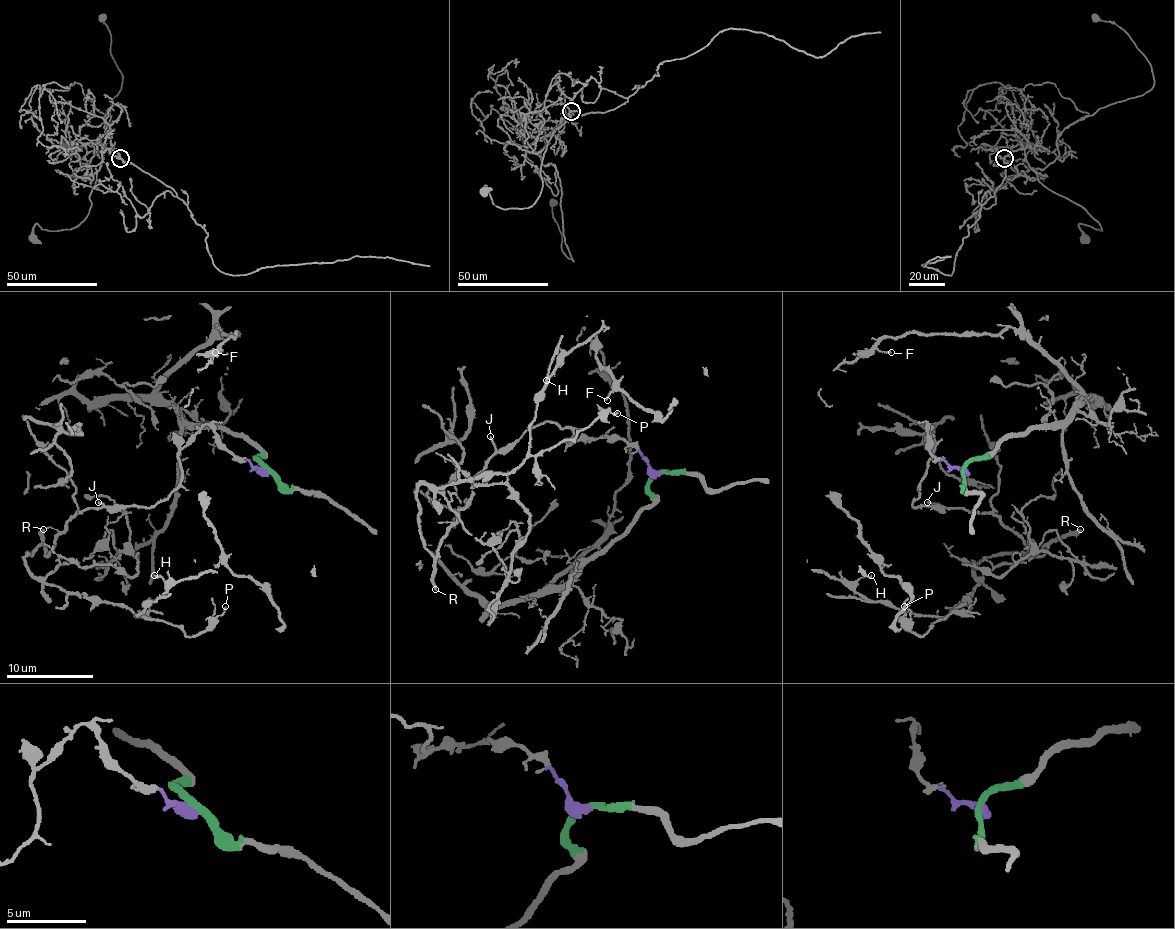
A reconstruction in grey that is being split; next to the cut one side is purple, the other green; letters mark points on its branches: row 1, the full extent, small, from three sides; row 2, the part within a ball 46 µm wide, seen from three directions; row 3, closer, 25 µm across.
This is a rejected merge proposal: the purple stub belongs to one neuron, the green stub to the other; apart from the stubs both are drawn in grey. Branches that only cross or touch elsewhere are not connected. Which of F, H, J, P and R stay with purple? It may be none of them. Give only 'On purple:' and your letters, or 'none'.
On purple: H, J, P, R

